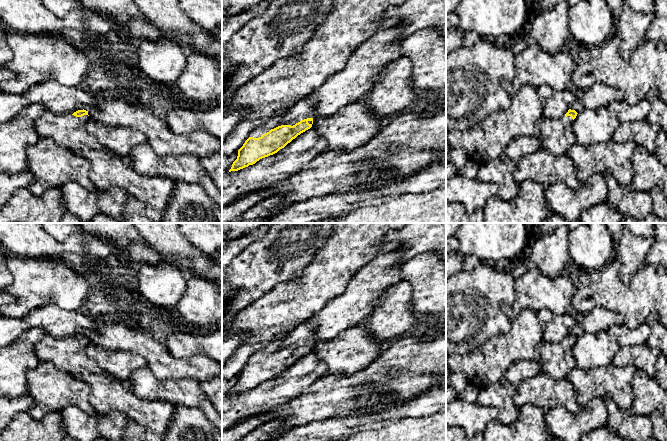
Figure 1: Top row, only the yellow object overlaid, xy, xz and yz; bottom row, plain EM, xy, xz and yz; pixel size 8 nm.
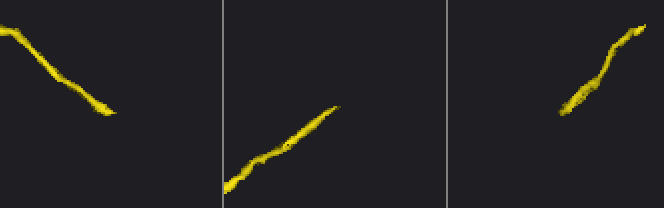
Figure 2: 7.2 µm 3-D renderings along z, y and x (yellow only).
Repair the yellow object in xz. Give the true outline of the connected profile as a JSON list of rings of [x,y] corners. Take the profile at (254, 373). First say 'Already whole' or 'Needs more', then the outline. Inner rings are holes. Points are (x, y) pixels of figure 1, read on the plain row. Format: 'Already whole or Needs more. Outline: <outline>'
Needs more. Outline: [[[290,332],[276,335],[266,347],[259,349],[250,357],[250,361],[238,374],[237,383],[229,396],[238,395],[277,377],[298,359],[312,351],[313,342],[284,346],[283,341]]]

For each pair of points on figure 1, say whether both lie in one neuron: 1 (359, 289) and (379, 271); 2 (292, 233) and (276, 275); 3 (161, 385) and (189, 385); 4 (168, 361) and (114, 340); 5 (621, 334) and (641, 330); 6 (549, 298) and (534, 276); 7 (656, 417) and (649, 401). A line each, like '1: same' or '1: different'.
1: same
2: same
3: same
4: same
5: same
6: same
7: different

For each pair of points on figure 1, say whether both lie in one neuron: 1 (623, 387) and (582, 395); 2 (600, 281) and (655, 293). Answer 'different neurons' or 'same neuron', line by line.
1: same neuron
2: same neuron

